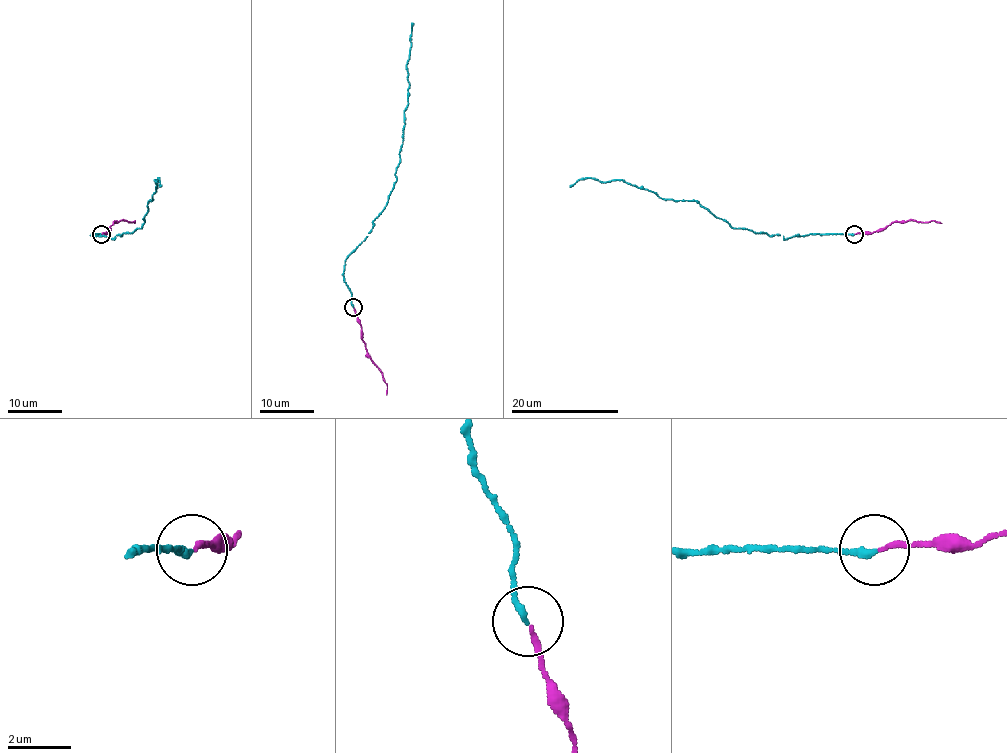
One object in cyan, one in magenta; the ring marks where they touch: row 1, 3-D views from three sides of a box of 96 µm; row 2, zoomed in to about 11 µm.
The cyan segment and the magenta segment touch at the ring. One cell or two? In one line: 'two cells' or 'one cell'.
one cell

